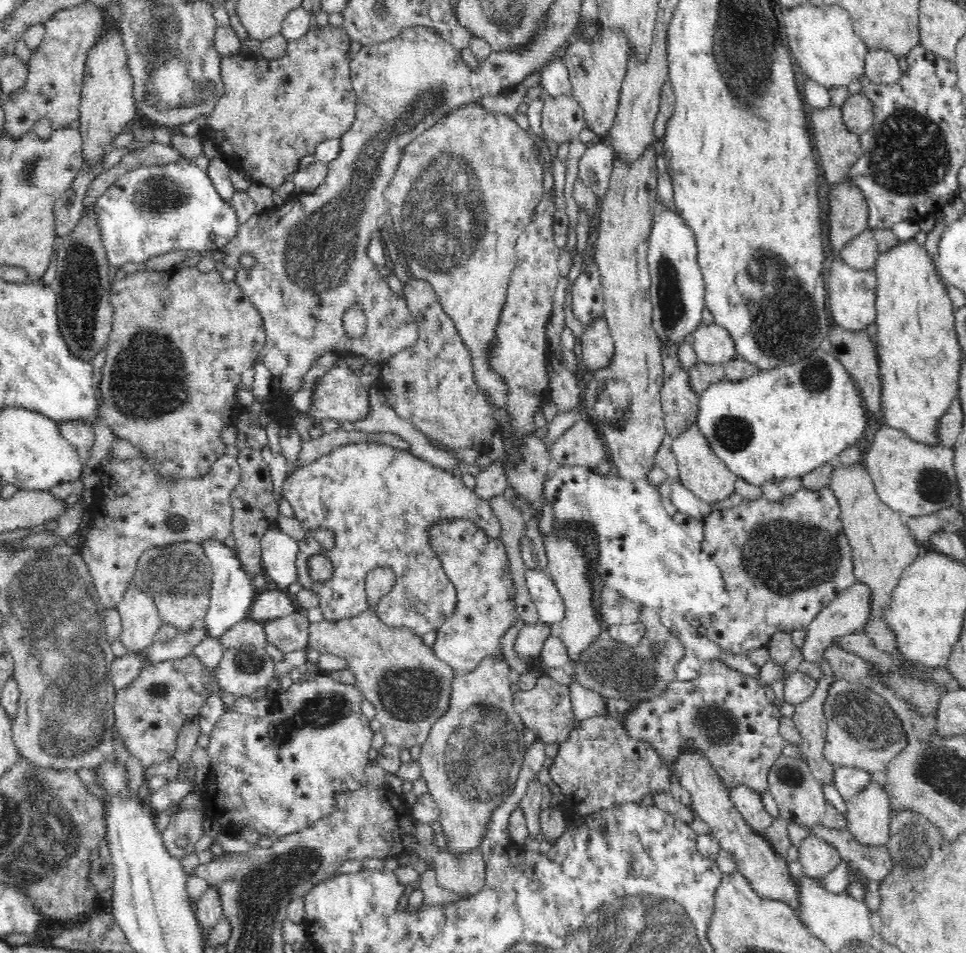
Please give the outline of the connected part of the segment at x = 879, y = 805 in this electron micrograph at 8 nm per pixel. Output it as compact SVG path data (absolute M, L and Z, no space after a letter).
M877 780L868 784L866 790L846 802L847 831L864 848L878 848L886 840L886 815L891 802L888 794L882 792Z

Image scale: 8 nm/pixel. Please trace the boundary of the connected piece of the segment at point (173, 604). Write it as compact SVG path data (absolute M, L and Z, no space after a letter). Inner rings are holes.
M194 543L155 545L138 556L131 586L146 592L153 599L163 624L186 633L201 621L207 611L212 574L210 568L204 548Z

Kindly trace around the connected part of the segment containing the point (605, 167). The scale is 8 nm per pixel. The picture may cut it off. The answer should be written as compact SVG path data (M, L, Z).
M598 138L589 144L578 158L578 174L586 185L602 198L608 189L608 177L615 156L614 145Z

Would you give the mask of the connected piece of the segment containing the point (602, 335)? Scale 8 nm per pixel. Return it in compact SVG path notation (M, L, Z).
M605 319L584 327L581 334L582 367L588 375L606 370L615 354L615 346Z

